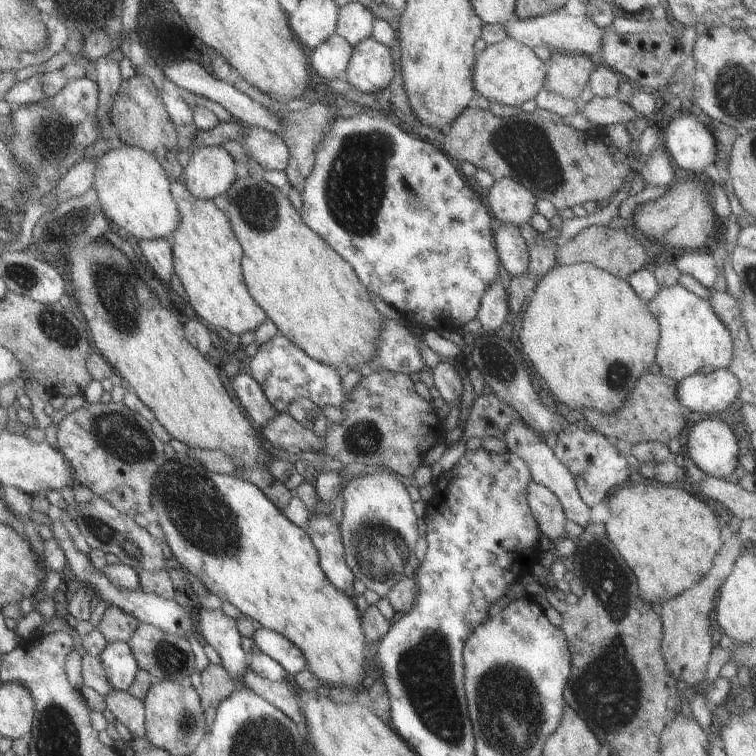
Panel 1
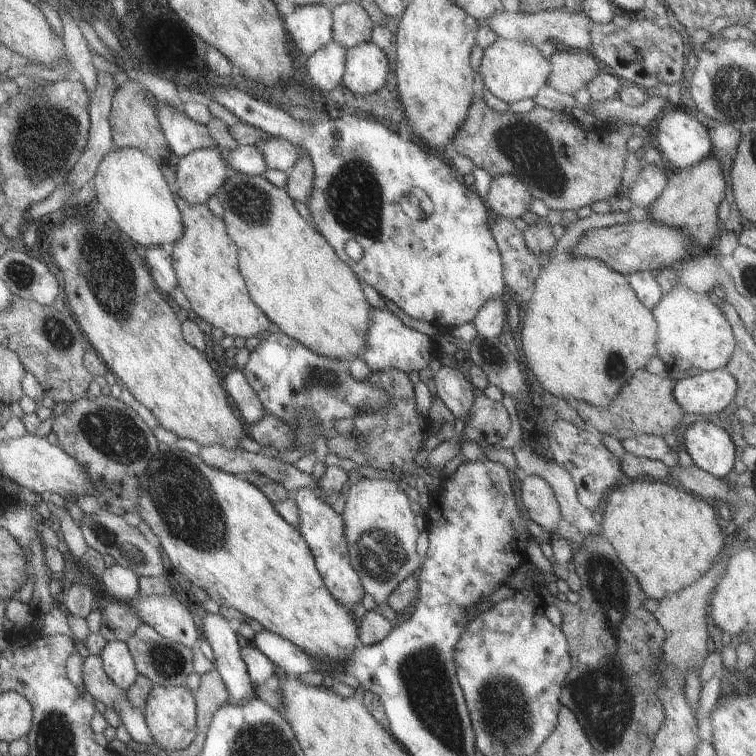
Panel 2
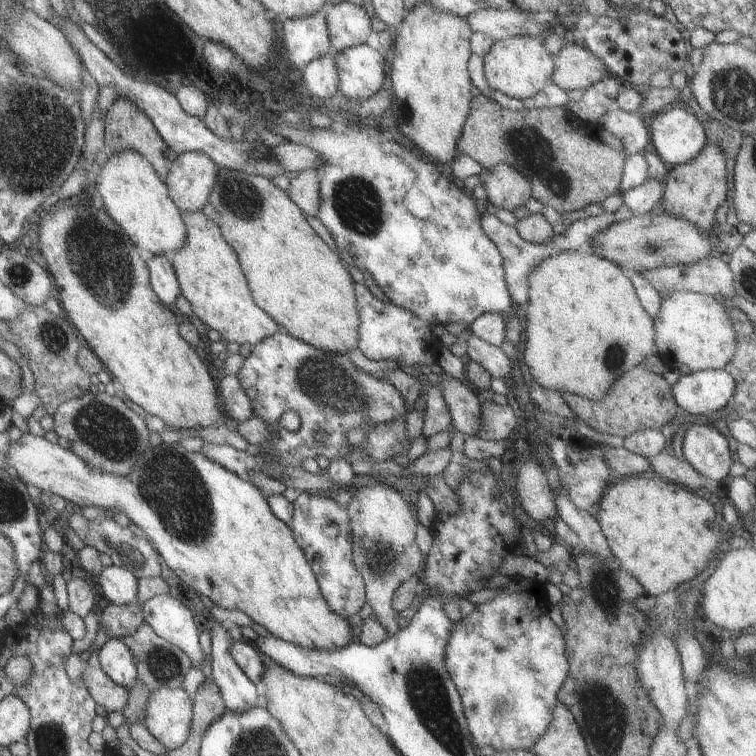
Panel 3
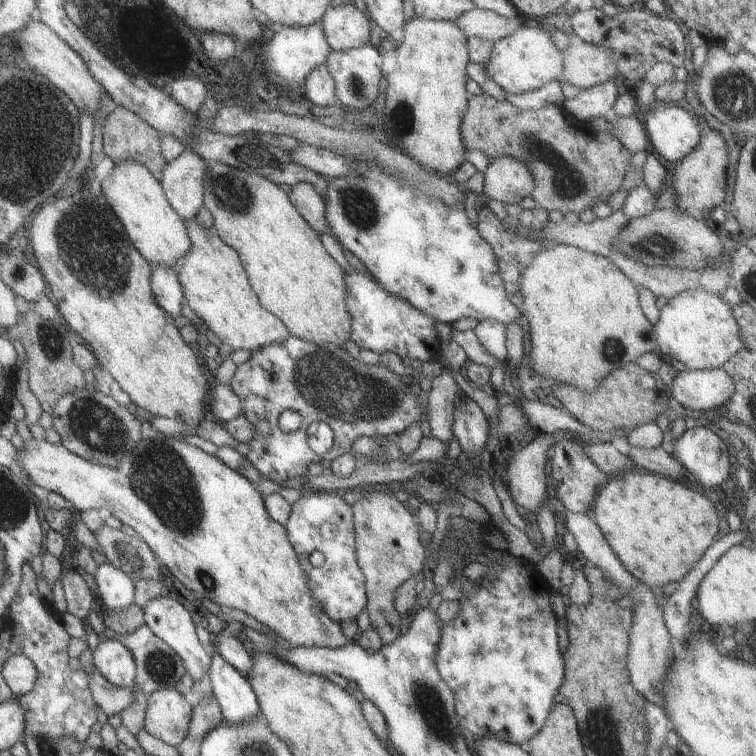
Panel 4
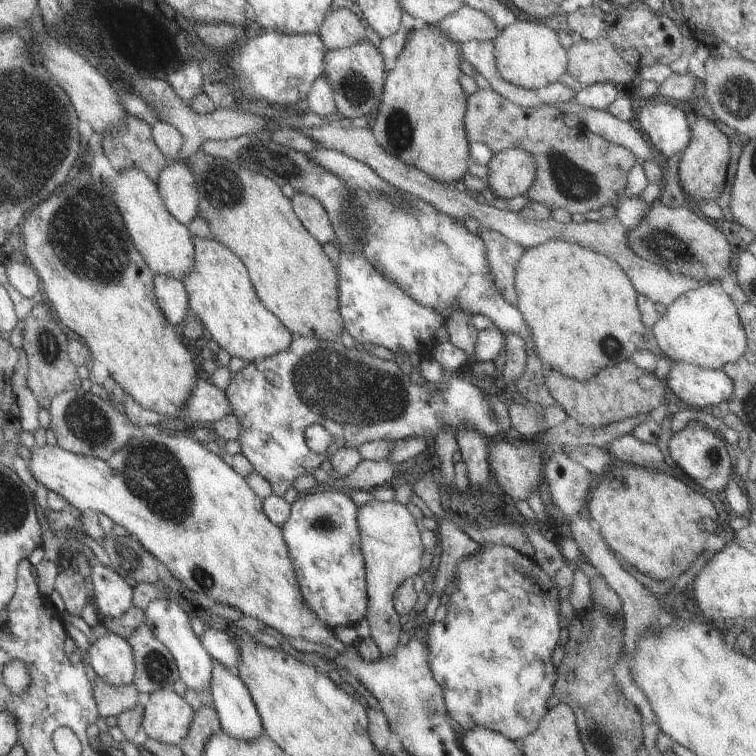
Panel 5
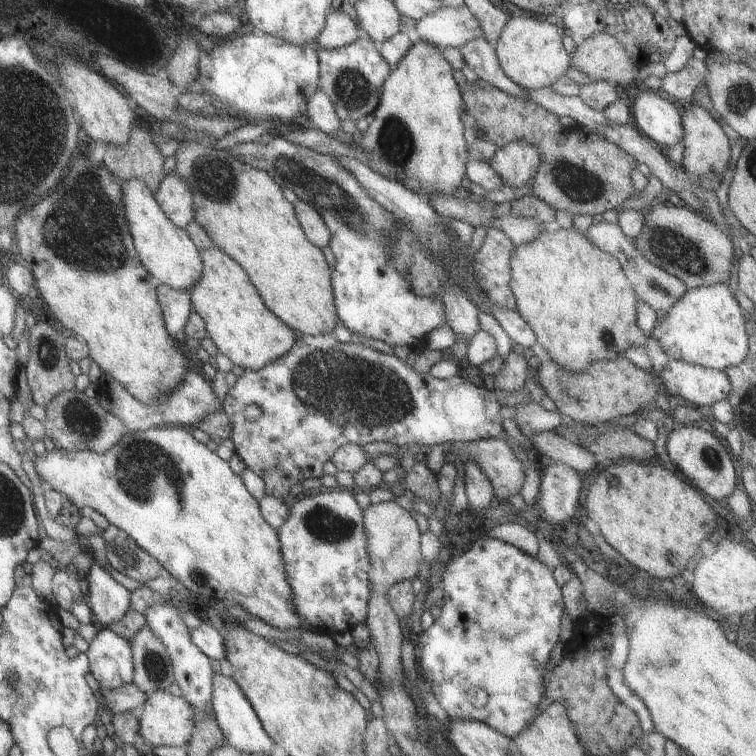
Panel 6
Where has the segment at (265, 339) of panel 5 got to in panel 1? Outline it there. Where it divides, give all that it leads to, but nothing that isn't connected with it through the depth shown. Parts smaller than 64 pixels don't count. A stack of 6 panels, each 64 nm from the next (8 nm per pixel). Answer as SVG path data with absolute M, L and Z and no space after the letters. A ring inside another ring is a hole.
M181 179L170 181L170 195L175 201L178 212L178 221L176 229L170 234L170 245L172 252L172 272L177 275L183 290L185 291L186 300L193 312L205 320L209 326L215 329L225 328L233 334L241 334L247 330L255 331L265 320L265 313L253 302L245 286L242 272L240 269L241 245L237 242L230 225L229 217L221 210L215 207L211 199L195 198L184 185Z

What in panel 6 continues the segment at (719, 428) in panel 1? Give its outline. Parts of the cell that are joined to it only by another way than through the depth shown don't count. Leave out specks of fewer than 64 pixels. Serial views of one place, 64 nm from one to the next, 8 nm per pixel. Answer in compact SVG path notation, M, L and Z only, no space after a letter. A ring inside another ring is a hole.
M683 425L672 429L666 437L665 450L669 460L677 470L695 486L703 496L719 502L735 486L735 461L721 442L711 432L694 425Z

